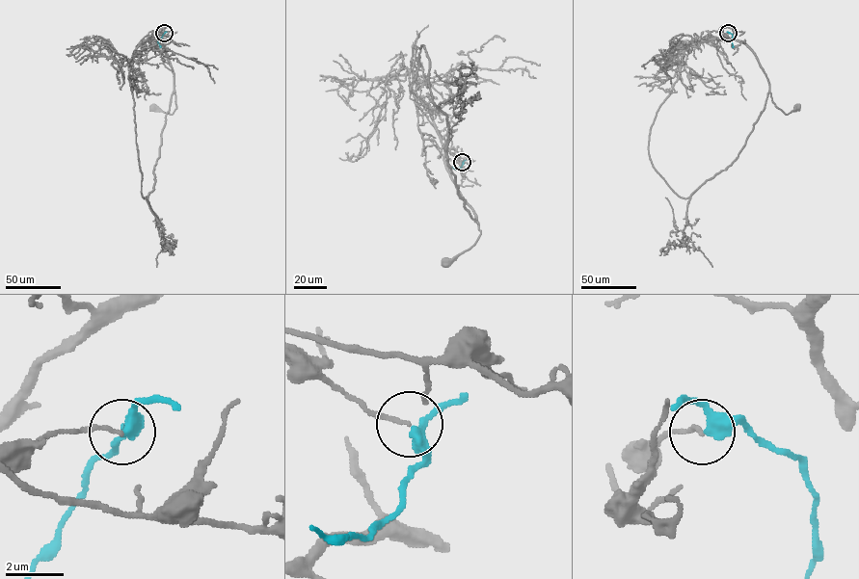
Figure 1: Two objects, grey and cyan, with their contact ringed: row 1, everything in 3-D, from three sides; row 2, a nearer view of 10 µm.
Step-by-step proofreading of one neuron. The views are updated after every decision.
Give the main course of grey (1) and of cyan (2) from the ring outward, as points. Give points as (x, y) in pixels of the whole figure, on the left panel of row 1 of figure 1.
1: (164, 33), (149, 32), (128, 65), (144, 40), (159, 43), (174, 74), (176, 107), (170, 114), (152, 106)
2: (164, 33), (157, 41), (161, 47)

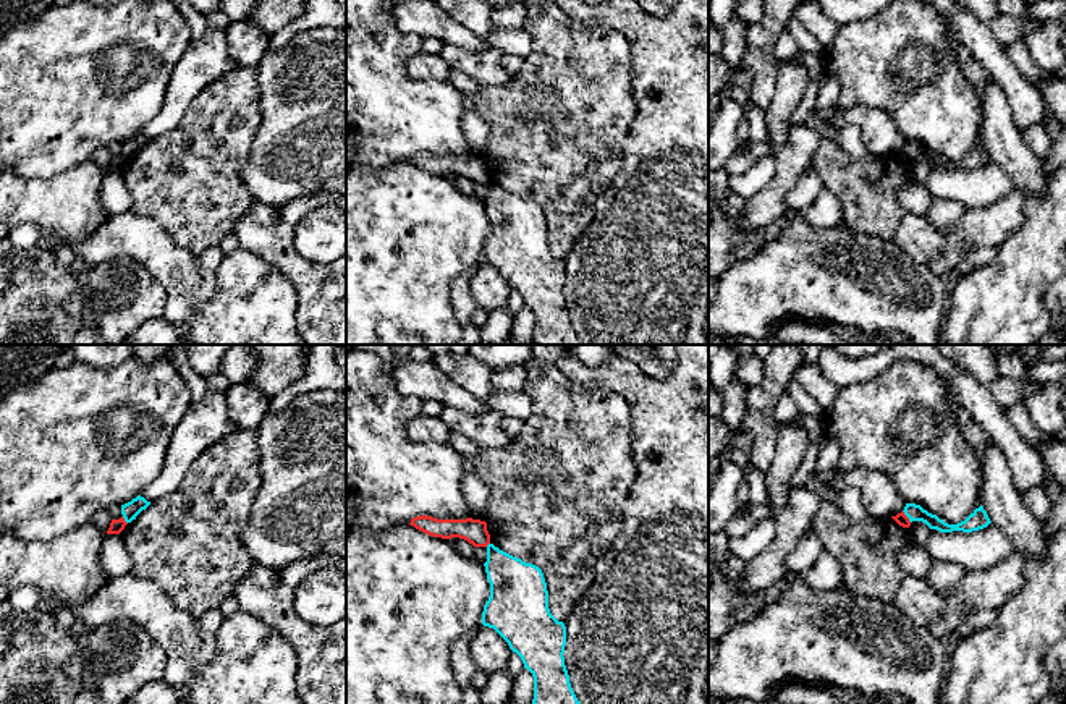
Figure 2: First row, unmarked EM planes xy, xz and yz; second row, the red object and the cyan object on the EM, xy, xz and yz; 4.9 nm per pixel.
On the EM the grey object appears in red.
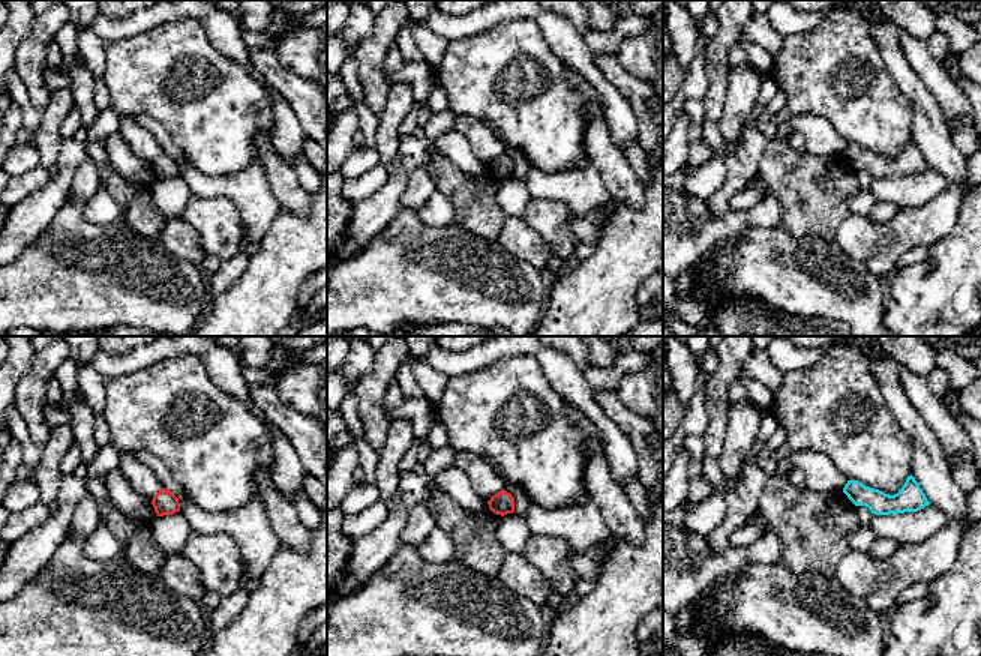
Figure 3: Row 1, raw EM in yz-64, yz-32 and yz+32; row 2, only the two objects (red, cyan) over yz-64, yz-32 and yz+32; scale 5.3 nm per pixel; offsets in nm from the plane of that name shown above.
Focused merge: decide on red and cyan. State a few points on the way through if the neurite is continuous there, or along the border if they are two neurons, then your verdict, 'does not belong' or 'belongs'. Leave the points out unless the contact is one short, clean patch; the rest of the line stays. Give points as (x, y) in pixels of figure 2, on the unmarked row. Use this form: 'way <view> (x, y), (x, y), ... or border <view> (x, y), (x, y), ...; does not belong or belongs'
border yz (903, 148), (911, 159); does not belong

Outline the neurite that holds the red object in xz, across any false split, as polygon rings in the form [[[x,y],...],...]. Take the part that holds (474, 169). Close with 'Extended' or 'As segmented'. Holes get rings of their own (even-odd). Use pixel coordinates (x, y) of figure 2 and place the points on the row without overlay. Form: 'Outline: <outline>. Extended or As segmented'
Outline: [[[416,154],[409,160],[416,167],[442,176],[459,175],[472,181],[474,184],[487,184],[490,181],[490,172],[487,160],[480,157],[437,157],[432,154]]]. As segmented

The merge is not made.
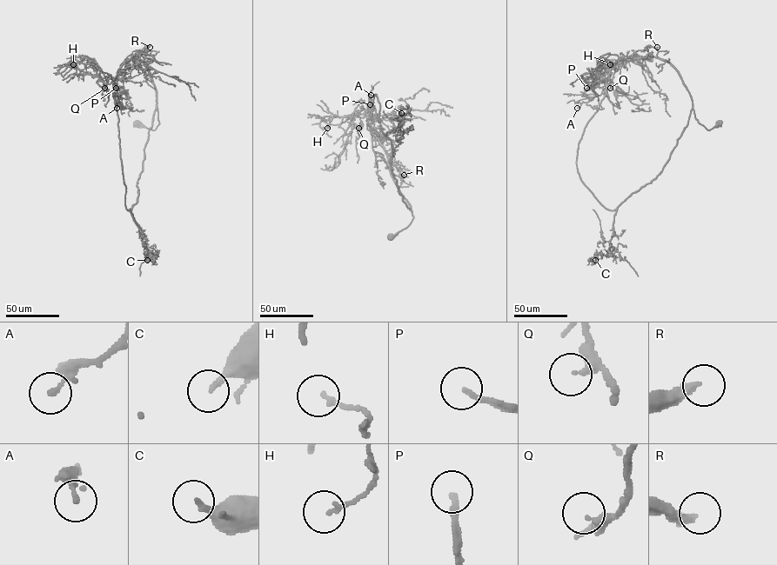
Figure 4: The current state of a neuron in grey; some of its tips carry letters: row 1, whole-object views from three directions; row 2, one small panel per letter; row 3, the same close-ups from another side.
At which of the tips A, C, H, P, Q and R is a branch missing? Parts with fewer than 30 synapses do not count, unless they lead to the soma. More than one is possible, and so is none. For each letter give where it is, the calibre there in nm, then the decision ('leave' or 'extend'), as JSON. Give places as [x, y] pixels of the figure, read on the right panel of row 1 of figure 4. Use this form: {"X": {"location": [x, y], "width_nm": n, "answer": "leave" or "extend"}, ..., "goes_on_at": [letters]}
{"A": {"location": [577, 108], "width_nm": 110, "answer": "leave"}, "C": {"location": [595, 260], "width_nm": 220, "answer": "leave"}, "H": {"location": [610, 64], "width_nm": 160, "answer": "leave"}, "P": {"location": [586, 88], "width_nm": 200, "answer": "extend"}, "Q": {"location": [610, 88], "width_nm": 200, "answer": "leave"}, "R": {"location": [657, 47], "width_nm": 280, "answer": "extend"}, "goes_on_at": ["P", "R"]}

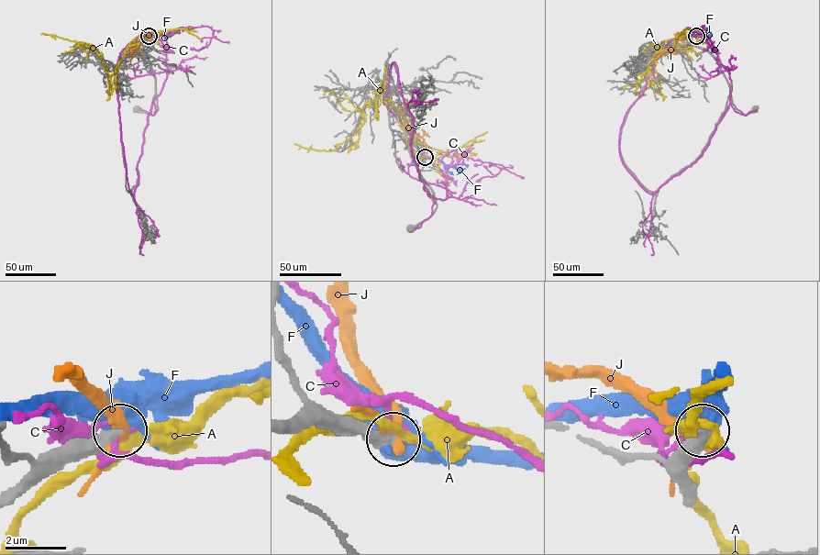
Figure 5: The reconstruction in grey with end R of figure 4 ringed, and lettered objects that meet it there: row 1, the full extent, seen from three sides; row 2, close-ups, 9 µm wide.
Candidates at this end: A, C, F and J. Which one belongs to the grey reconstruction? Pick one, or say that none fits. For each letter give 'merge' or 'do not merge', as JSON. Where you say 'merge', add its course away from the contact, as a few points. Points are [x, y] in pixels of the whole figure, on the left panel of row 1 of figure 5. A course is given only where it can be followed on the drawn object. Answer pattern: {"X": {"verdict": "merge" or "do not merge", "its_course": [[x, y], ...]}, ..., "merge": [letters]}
{"A": {"verdict": "do not merge"}, "C": {"verdict": "do not merge"}, "F": {"verdict": "do not merge"}, "J": {"verdict": "do not merge"}, "merge": []}

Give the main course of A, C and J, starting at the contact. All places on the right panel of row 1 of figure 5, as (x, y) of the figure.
A: (696, 36), (692, 47), (660, 49), (641, 74), (659, 94), (653, 55), (661, 47), (691, 41), (685, 34)
C: (696, 36), (728, 72), (730, 104), (703, 154), (650, 194), (623, 162), (620, 127), (653, 60), (681, 35)
J: (696, 36), (681, 33), (672, 49), (657, 56), (651, 54)

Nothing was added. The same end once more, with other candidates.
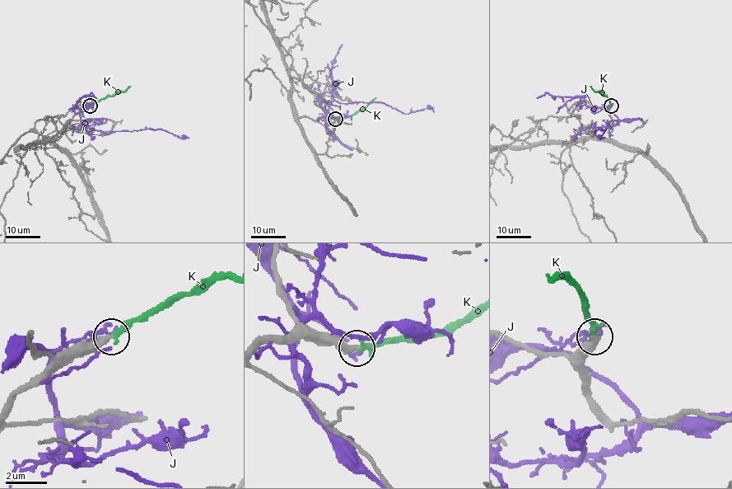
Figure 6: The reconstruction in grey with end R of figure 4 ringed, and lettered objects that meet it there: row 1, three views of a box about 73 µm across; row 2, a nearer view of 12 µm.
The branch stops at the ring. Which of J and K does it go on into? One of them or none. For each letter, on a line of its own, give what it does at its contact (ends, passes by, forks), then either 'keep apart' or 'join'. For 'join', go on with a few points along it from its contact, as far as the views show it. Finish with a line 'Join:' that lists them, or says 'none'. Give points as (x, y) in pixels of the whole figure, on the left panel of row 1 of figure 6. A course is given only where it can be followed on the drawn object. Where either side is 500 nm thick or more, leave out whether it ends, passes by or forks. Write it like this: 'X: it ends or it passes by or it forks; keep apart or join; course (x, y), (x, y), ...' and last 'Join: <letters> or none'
J: it passes by; keep apart
K: it ends; join; course (90, 105), (125, 91), (130, 86)
Join: K

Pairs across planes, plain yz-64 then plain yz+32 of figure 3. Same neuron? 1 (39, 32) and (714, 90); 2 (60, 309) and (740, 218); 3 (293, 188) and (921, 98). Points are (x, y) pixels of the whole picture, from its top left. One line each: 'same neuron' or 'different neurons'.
1: same neuron
2: different neurons
3: same neuron

